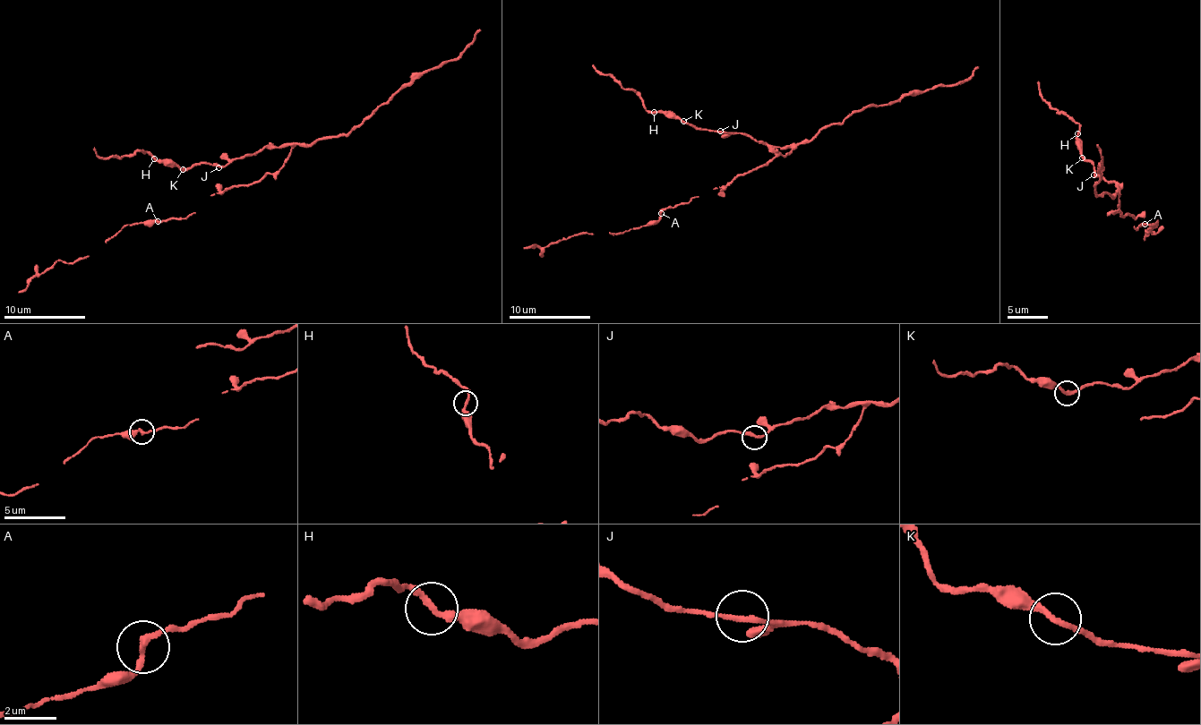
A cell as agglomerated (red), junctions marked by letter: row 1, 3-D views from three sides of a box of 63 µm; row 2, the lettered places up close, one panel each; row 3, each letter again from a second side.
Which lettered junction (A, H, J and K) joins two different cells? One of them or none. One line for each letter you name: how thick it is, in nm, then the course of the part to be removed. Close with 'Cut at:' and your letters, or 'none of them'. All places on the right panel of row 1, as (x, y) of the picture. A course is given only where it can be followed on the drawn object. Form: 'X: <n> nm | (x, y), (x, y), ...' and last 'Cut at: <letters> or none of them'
Cut at: none of them

